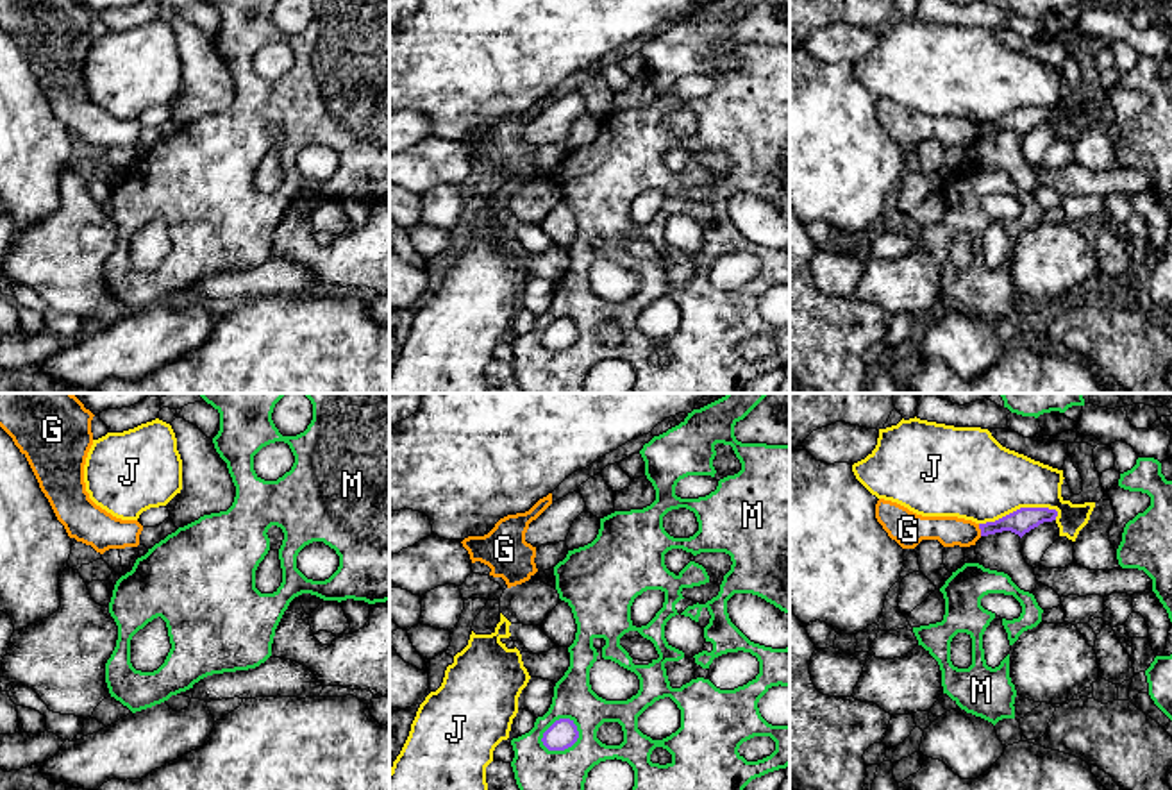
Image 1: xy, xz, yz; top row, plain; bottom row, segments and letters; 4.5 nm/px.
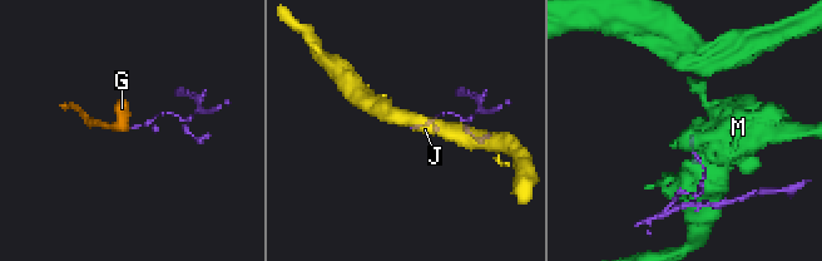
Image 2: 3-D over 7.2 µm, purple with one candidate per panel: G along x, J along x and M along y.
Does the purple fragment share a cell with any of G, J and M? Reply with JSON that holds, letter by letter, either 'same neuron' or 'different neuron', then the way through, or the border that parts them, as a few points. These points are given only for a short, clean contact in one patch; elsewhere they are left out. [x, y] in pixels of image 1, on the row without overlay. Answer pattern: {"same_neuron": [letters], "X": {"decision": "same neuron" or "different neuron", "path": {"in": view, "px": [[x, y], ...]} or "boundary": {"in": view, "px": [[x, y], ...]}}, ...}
{"same_neuron": [], "G": {"decision": "different neuron", "boundary": {"in": "yz", "px": [[978, 124], [981, 134]]}}, "J": {"decision": "different neuron"}, "M": {"decision": "different neuron"}}

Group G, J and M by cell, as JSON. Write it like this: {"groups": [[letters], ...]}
{"groups": [["G"], ["J"], ["M"]]}

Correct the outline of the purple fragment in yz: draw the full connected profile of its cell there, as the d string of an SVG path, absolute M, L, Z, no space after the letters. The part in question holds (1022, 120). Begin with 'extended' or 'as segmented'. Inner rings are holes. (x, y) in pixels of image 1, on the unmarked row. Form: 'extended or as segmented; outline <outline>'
as segmented; outline M1020 107L995 122L979 123L981 136L1011 130L1020 138L1043 122L1056 120L1058 111L1049 107Z

